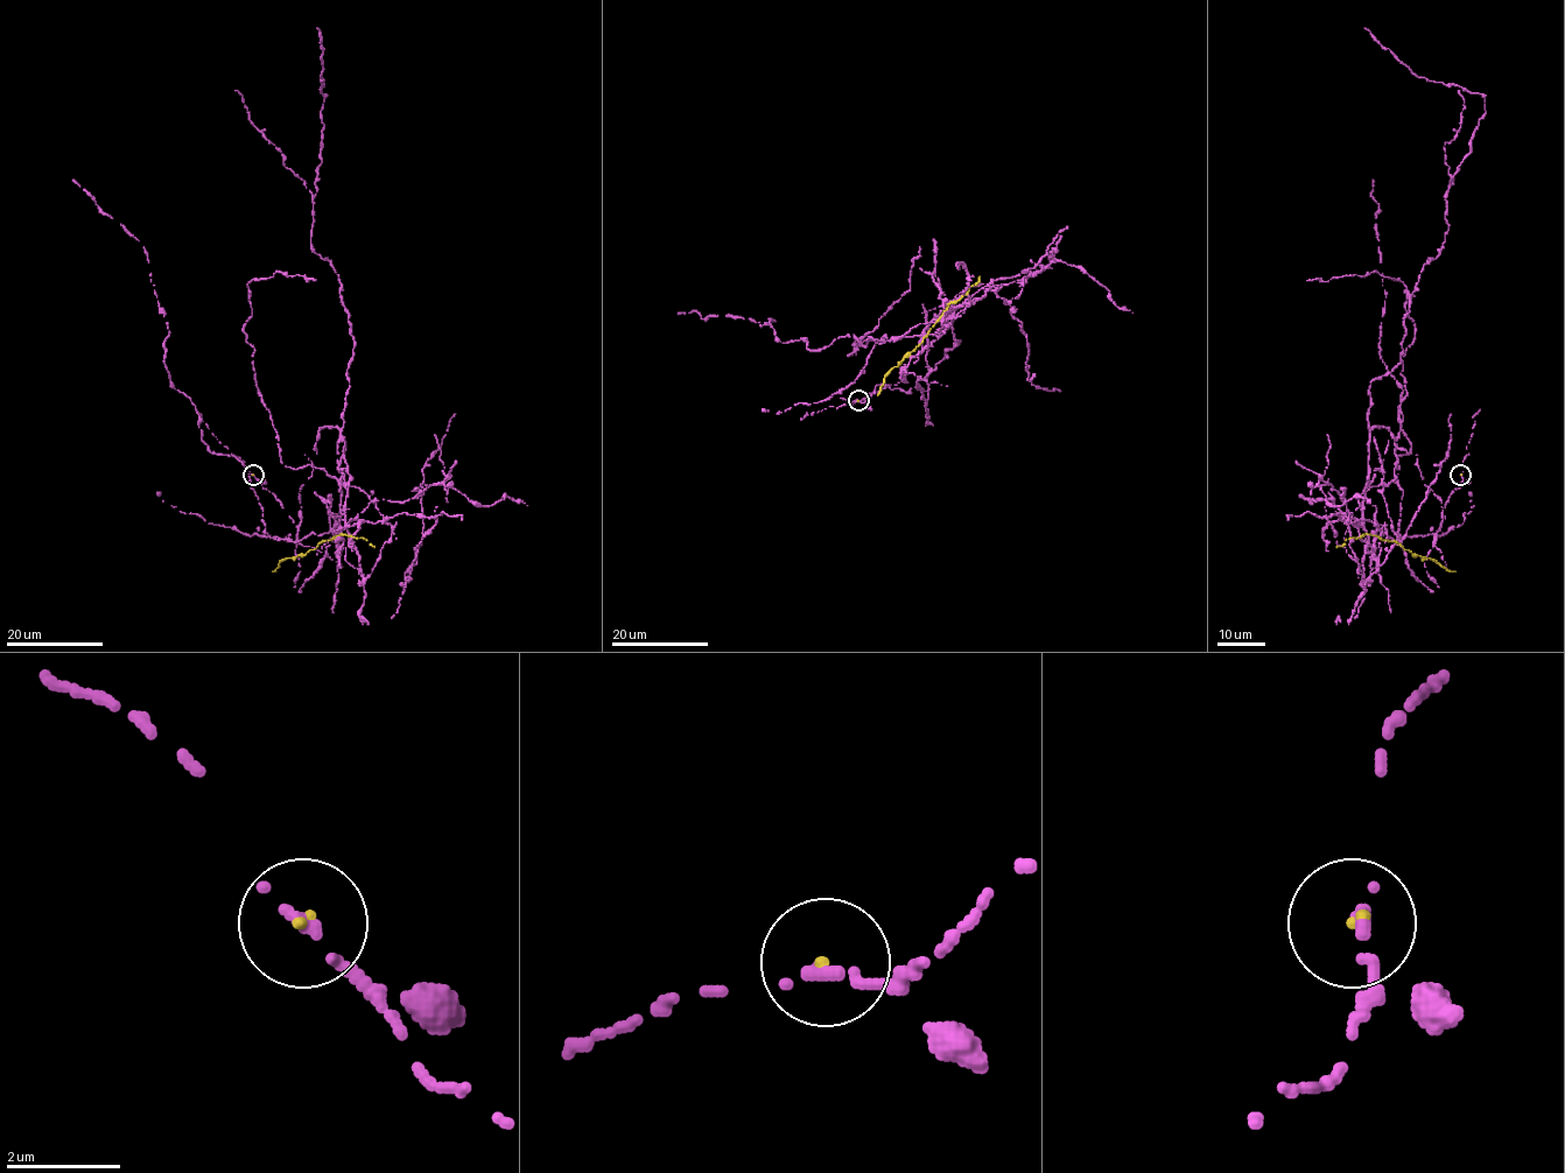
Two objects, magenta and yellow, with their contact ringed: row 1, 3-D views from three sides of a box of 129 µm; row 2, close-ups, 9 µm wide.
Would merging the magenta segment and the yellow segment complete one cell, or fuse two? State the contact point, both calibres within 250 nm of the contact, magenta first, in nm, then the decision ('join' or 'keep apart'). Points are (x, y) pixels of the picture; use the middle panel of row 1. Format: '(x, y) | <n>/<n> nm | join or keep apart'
(858, 400) | 280/100 nm | keep apart

